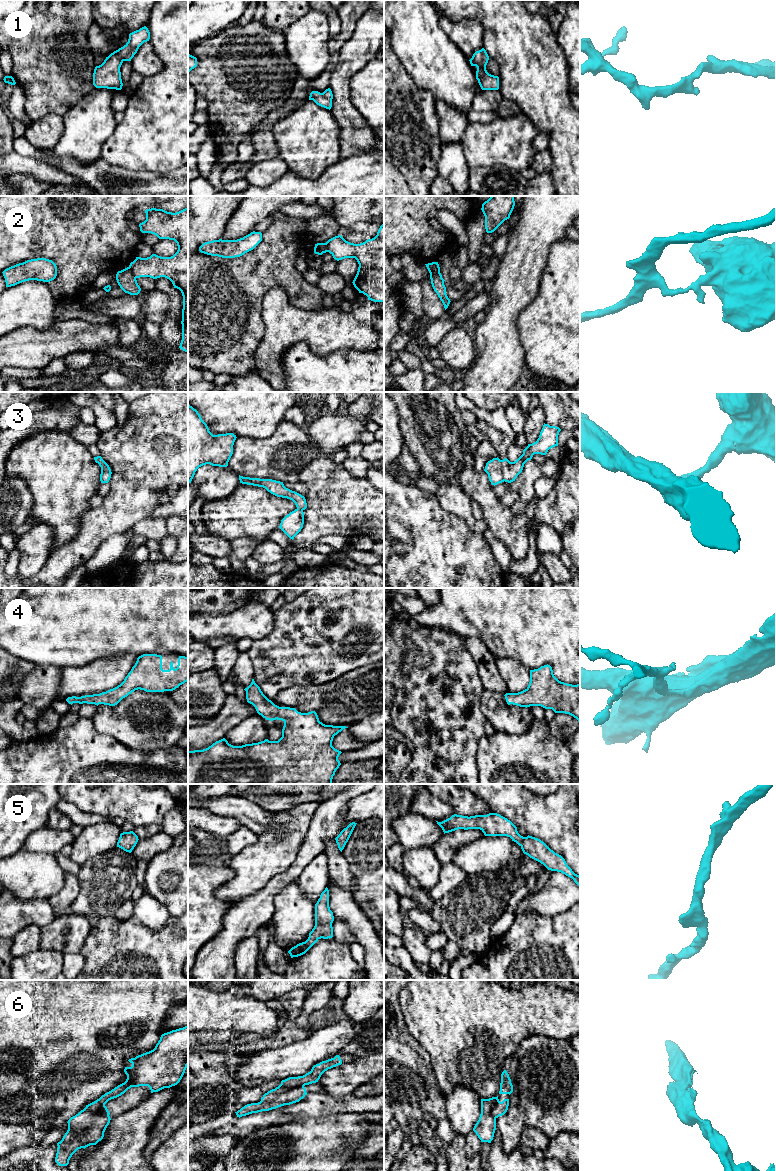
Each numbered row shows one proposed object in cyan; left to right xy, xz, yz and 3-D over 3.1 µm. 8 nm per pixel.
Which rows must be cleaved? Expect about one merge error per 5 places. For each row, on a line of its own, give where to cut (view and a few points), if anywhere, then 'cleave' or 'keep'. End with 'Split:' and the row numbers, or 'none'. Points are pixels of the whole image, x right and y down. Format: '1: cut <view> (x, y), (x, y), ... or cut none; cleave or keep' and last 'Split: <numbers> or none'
1: cut none; keep
2: cut xy (128, 267), (135, 278); cleave
3: cut none; keep
4: cut none; keep
5: cut none; keep
6: cut xz (303, 1085), (282, 1092), (270, 1100), (260, 1102); cleave
Split: 2, 6

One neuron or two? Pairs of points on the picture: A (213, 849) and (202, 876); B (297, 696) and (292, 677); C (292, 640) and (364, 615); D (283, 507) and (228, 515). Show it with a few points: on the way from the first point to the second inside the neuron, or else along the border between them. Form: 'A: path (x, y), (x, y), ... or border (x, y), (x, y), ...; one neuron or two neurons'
A: border (198, 863), (227, 865); two neurons
B: border (317, 683), (300, 683), (286, 687), (275, 699); two neurons
C: path (310, 640), (314, 640), (346, 618); one neuron
D: path (269, 510), (242, 514); one neuron

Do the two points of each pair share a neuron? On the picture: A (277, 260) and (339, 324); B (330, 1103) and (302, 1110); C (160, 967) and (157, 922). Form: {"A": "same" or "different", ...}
{"A": "different", "B": "same", "C": "different"}

